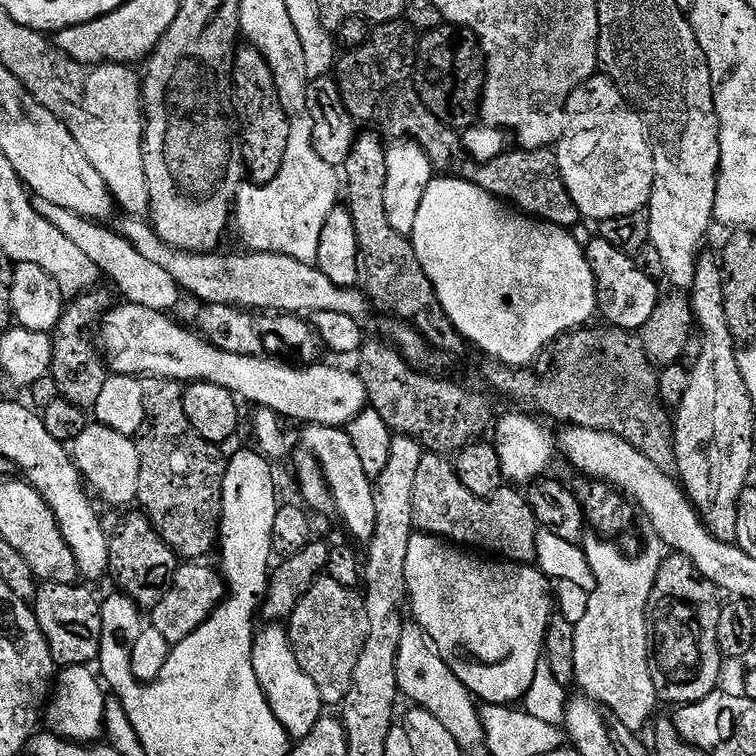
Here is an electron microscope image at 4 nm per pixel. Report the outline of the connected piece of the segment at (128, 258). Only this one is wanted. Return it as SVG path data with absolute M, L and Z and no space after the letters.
M36 200L35 206L38 214L42 214L42 218L46 218L46 222L50 222L58 230L62 230L62 234L66 234L66 238L70 238L70 242L74 242L74 246L78 246L78 250L82 250L82 254L86 254L86 258L90 258L90 262L94 262L101 277L109 276L113 280L123 295L121 297L127 303L146 306L147 309L159 312L170 312L177 306L180 296L182 297L182 290L174 282L174 278L167 274L162 267L147 261L119 231L112 229L111 232L103 223L85 220L84 217L74 214L70 210L62 210L62 206L54 206L54 202Z

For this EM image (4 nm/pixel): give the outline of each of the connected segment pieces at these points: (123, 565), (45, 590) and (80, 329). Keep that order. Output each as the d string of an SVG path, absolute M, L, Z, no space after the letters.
M137 512L138 514L128 515L109 539L109 566L107 575L116 583L115 587L125 595L129 596L137 607L141 610L150 610L154 606L158 606L158 602L162 598L164 589L168 587L172 576L178 567L178 557L170 546L166 546L166 542L157 534L157 530L152 525L152 521L147 515Z
M41 583L36 589L34 611L38 626L48 639L54 662L60 668L73 668L79 664L88 666L99 661L102 646L101 601L92 597L88 588L80 588L79 583Z
M97 286L80 293L65 307L52 339L53 362L51 376L57 382L59 399L74 402L74 406L85 410L95 409L102 386L106 386L110 372L104 363L103 355L94 339L93 329L114 307L114 299L103 286Z

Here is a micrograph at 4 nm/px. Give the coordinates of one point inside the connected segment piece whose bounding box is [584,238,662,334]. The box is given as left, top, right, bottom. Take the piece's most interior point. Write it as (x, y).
(626, 297)

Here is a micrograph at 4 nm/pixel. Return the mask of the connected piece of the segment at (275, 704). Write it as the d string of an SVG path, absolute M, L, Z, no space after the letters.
M269 623L264 629L255 633L252 641L252 665L258 678L258 686L262 686L262 694L268 699L270 710L274 710L274 718L282 722L289 737L299 742L306 739L310 730L322 719L322 710L326 705L318 694L318 686L302 666L298 666L298 658L294 658L292 643L288 637L287 627L279 623Z

